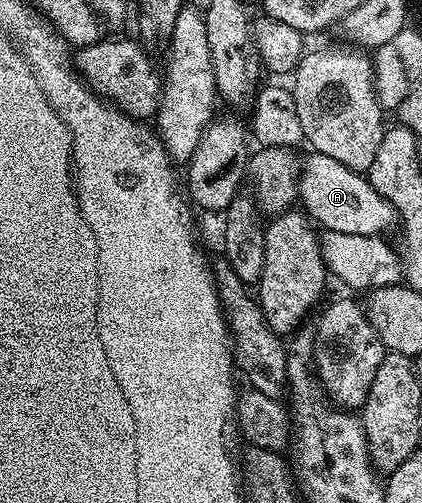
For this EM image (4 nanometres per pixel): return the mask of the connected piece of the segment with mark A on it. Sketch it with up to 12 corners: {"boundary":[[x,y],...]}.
{"boundary":[[326,150],[303,159],[299,199],[333,232],[381,235],[394,207]]}

